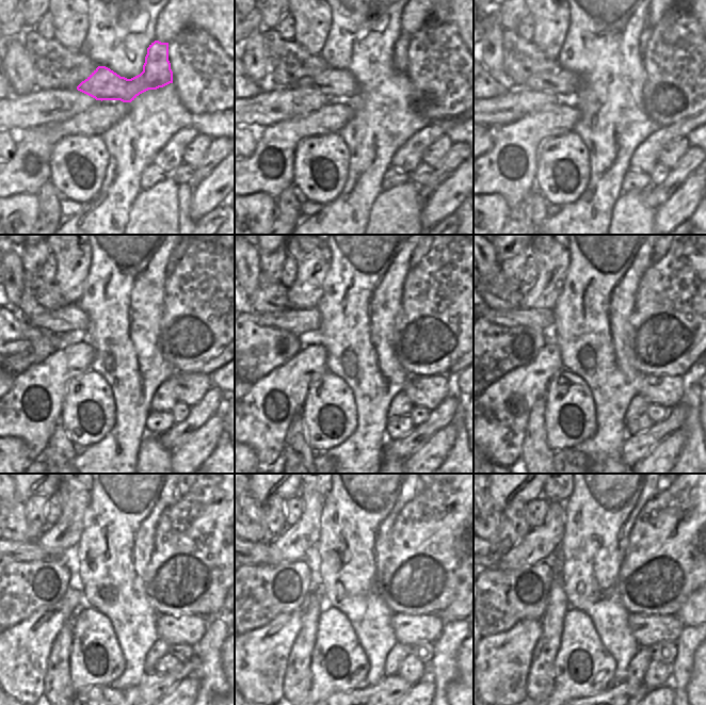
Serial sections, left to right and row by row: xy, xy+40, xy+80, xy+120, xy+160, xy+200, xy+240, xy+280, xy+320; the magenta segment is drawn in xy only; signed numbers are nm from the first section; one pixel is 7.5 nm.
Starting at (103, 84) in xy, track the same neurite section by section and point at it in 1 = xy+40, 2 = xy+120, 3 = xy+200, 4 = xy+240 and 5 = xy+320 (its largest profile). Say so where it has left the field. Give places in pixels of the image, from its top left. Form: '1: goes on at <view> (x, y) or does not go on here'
1: goes on at xy+40 (335, 82)
2: goes on at xy+120 (69, 318)
3: goes on at xy+200 (539, 319)
4: goes on at xy+240 (25, 551)
5: goes on at xy+320 (495, 557)

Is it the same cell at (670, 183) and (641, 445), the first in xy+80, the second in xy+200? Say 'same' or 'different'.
same

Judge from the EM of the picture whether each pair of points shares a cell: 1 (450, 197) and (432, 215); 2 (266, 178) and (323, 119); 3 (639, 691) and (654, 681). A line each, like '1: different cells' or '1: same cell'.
1: same cell
2: same cell
3: different cells

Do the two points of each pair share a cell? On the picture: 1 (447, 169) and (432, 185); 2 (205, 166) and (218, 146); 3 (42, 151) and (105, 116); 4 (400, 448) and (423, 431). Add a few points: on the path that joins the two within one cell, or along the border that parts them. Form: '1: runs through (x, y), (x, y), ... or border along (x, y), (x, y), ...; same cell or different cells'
1: runs through (443, 173), (435, 180); same cell
2: runs through (210, 161), (217, 151); same cell
3: runs through (54, 135), (61, 129), (89, 123); same cell
4: runs through (405, 446), (418, 434); same cell

